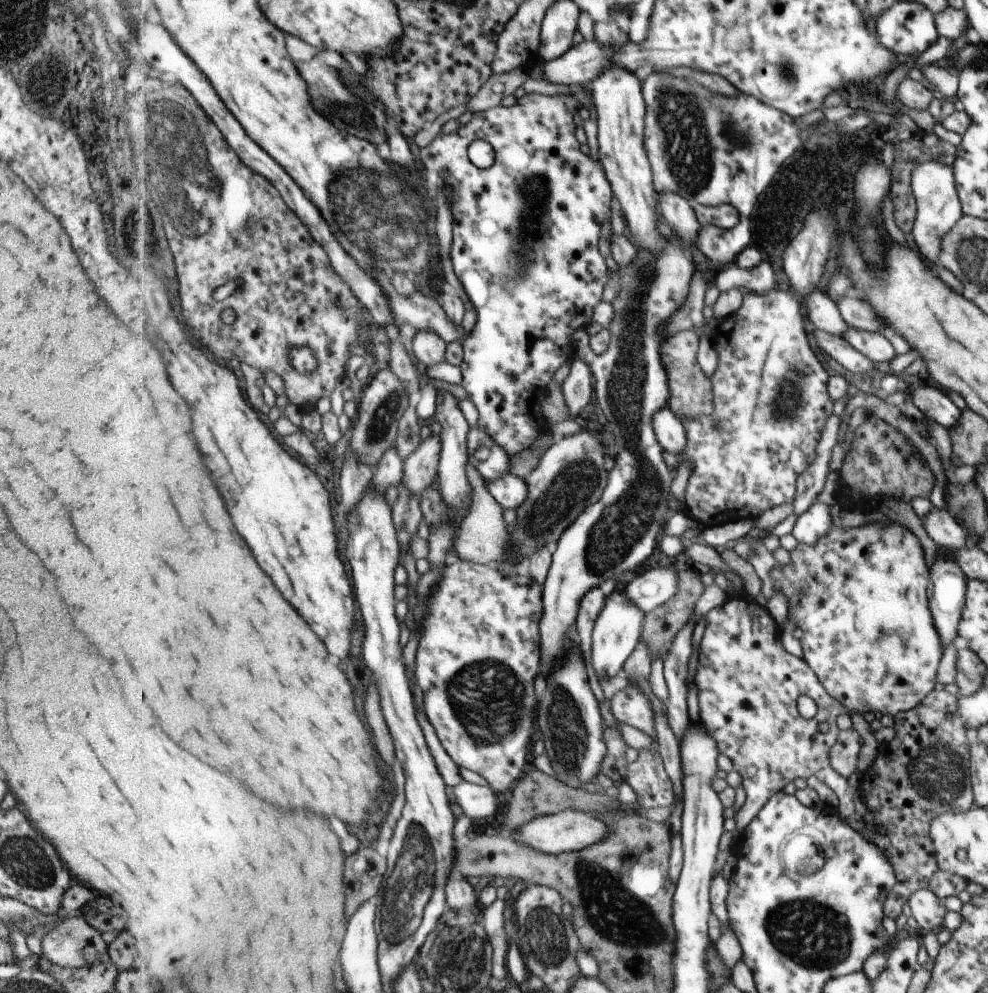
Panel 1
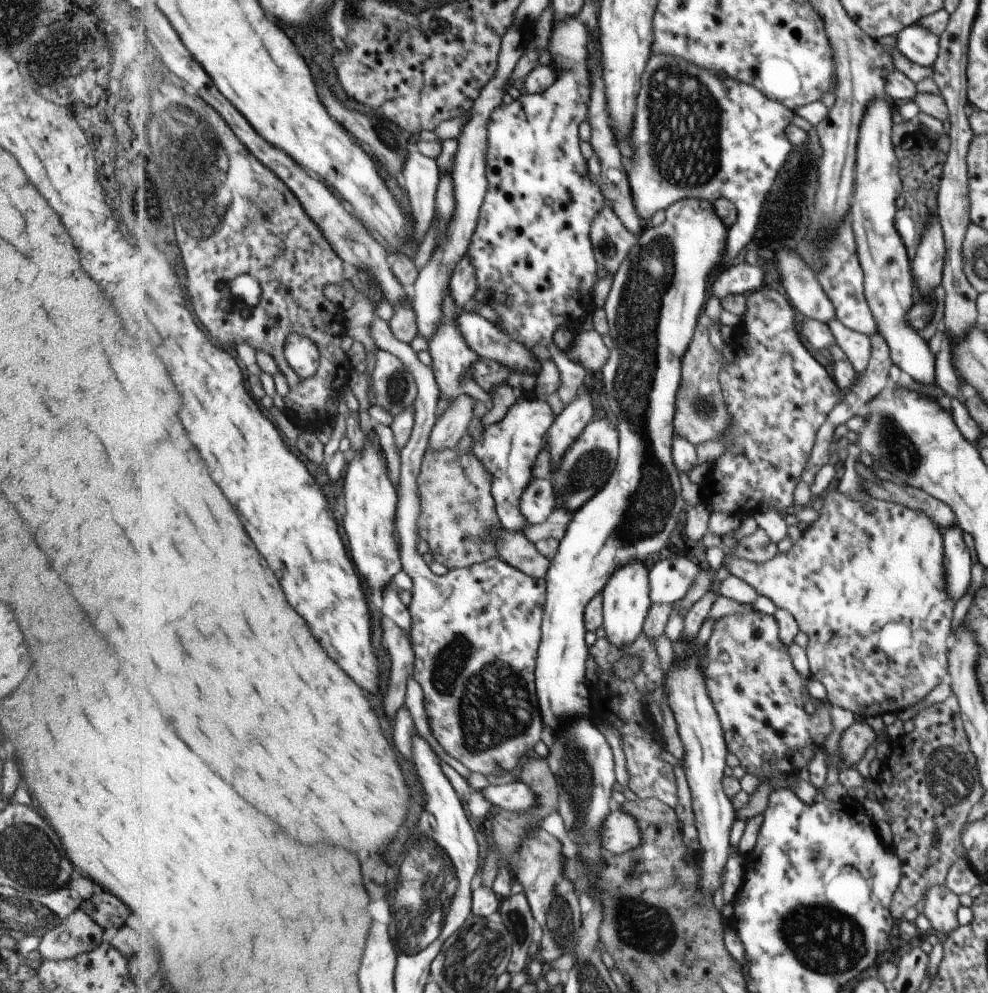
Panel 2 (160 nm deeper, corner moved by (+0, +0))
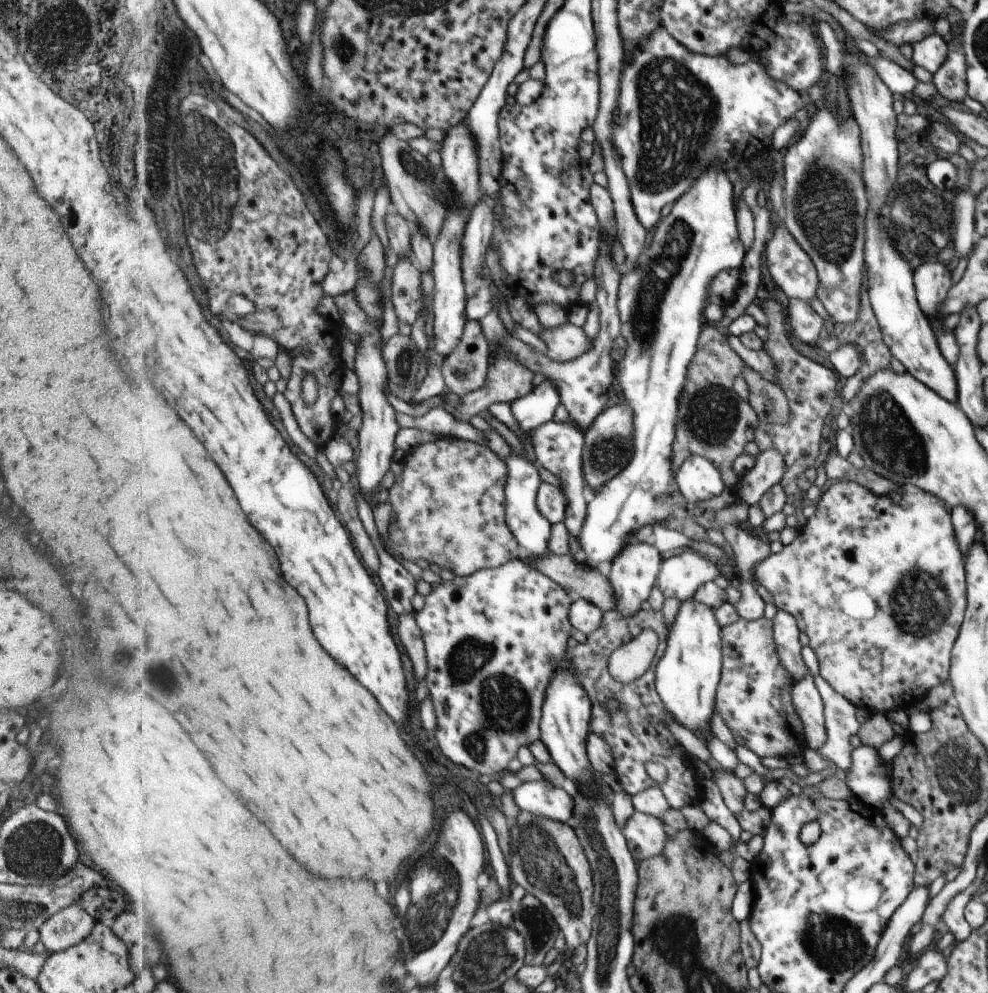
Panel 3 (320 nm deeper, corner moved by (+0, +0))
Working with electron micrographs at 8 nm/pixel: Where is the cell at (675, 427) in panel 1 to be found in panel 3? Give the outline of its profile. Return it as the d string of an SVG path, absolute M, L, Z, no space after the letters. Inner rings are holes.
M693 455L678 470L680 494L691 506L701 500L720 497L727 488L722 472L708 458Z

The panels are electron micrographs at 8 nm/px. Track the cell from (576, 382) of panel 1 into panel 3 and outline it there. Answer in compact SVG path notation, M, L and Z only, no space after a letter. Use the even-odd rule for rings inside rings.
M572 420L568 424L560 424L554 421L543 423L531 431L530 442L533 444L537 462L551 474L559 478L561 488L568 498L567 512L565 512L565 526L569 535L576 538L587 520L587 500L585 500L585 488L587 482L584 478L584 449L586 446L586 434L575 425Z

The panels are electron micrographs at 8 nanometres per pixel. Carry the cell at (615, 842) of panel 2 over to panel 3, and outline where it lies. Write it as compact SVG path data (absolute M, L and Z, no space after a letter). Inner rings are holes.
M635 812L623 832L628 838L628 845L634 857L642 861L664 853L671 831L665 819Z

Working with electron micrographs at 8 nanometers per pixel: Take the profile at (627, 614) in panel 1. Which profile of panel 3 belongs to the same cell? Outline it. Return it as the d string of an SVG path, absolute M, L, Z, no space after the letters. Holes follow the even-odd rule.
M636 540L628 542L607 570L618 598L618 611L632 617L647 605L648 598L652 596L653 587L658 582L663 562L661 552L655 546Z

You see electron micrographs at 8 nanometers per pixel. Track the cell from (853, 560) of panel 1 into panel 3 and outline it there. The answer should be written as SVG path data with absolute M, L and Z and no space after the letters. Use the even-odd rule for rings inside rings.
M841 478L821 491L815 504L815 511L798 528L799 534L792 543L783 546L783 550L766 558L753 570L753 576L759 584L773 596L777 610L790 612L797 620L801 632L808 638L808 646L813 649L818 660L821 678L837 694L846 698L854 707L863 708L869 714L893 714L893 710L909 712L918 702L924 701L932 686L948 680L951 650L955 646L958 631L964 620L966 610L965 558L950 521L950 511L939 497L920 488L899 486L896 491L886 495L877 495L865 486Z

